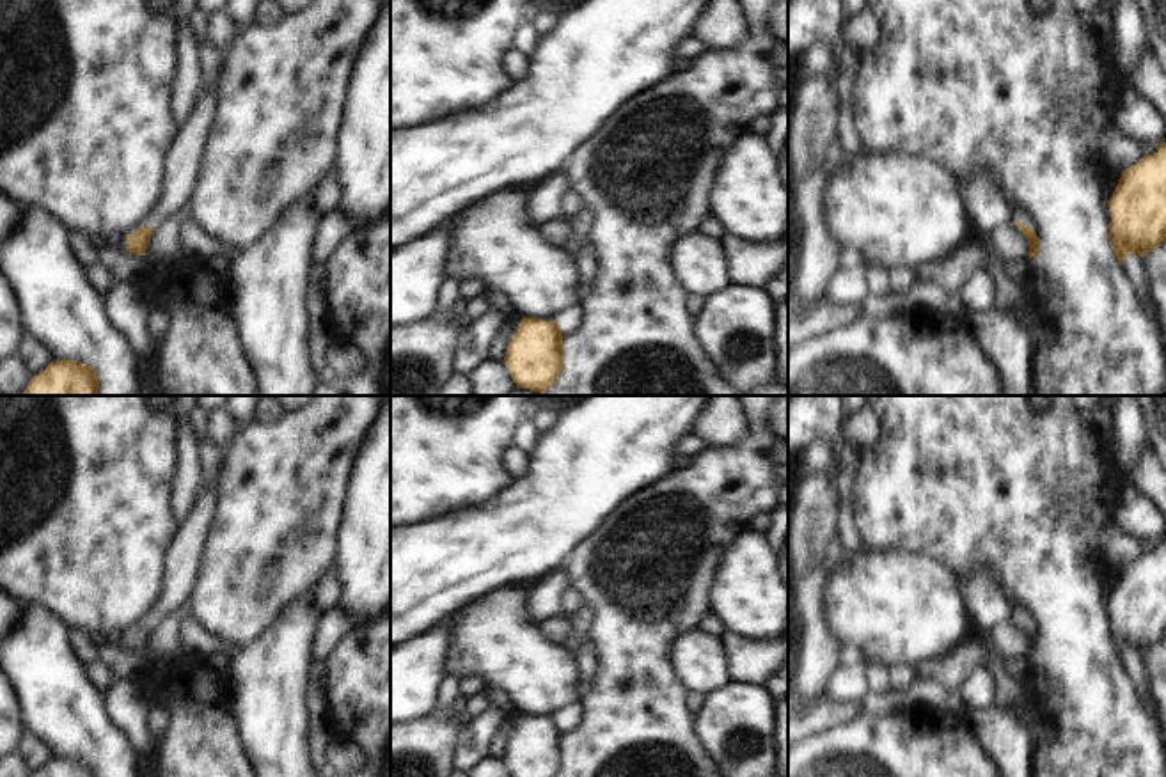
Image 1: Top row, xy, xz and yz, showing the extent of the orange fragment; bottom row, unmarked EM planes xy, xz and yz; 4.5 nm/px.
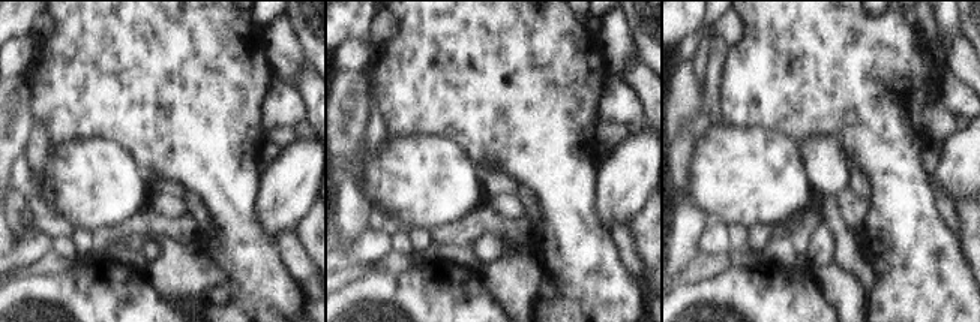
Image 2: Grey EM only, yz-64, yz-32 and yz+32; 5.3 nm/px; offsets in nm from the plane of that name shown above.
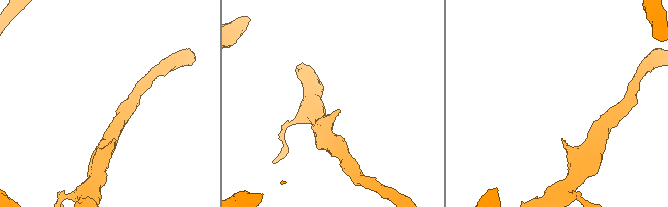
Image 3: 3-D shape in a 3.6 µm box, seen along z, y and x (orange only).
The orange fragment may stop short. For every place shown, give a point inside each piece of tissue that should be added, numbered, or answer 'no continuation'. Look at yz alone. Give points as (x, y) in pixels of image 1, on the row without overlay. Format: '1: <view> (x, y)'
1: yz (1017, 611).

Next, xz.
no continuation.

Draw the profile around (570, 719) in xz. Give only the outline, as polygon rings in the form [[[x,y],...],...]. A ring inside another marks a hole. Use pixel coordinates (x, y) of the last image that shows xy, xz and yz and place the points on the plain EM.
[[[582,701],[568,706],[563,711],[554,715],[555,722],[559,724],[563,734],[570,734],[580,727],[586,718],[586,704]]]

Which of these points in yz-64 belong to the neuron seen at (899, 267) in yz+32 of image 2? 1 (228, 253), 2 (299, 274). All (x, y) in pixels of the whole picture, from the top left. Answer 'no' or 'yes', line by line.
1: yes
2: no

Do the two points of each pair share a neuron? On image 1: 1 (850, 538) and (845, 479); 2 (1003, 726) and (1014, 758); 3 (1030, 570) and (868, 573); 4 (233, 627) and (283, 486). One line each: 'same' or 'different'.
1: same
2: same
3: different
4: same

